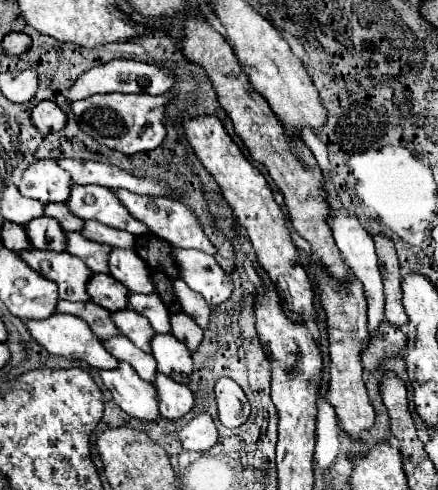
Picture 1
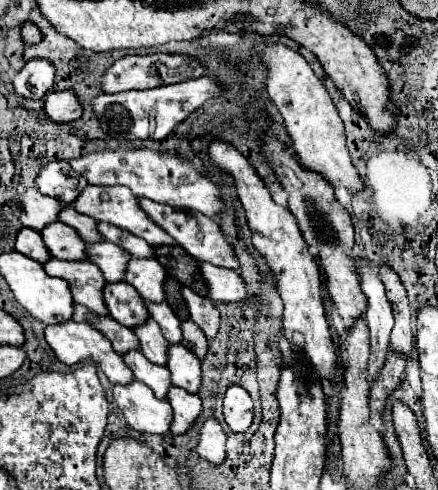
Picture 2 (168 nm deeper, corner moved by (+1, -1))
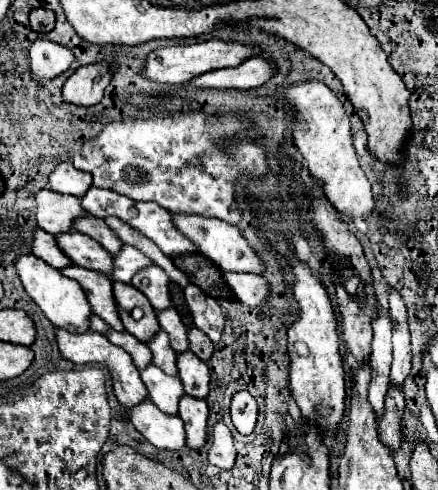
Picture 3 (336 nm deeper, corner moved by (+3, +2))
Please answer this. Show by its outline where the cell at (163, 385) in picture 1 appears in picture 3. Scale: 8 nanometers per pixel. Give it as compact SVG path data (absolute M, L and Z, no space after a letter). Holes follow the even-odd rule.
M184 395L180 399L178 417L184 421L186 429L186 445L198 449L206 441L206 419L208 419L208 405L204 399L192 399Z

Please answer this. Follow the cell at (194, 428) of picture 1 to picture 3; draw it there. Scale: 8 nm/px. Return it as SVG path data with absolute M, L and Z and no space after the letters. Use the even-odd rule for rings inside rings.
M218 421L212 431L212 445L208 451L208 463L220 467L220 469L232 469L236 459L236 449L232 445L232 433L230 429Z

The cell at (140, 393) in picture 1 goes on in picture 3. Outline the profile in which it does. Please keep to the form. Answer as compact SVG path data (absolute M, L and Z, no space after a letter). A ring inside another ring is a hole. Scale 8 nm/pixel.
M148 397L128 409L132 425L158 449L178 451L186 445L184 423L178 415L164 415Z

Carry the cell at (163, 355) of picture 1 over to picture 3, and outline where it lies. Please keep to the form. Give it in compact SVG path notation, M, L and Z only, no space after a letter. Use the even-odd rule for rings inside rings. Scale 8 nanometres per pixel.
M192 351L178 355L178 377L184 385L184 393L192 397L206 397L210 383L210 369Z

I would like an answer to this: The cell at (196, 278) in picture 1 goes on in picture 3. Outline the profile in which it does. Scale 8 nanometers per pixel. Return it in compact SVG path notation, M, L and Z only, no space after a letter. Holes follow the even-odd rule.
M222 273L226 285L234 291L238 301L256 307L262 305L268 295L268 283L262 275L254 273Z

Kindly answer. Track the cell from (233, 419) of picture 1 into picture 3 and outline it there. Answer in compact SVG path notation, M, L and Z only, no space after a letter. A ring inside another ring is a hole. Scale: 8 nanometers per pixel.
M248 391L234 393L232 395L232 403L230 403L230 415L232 415L234 427L242 435L250 435L254 425L256 425L256 417L258 417L256 399Z

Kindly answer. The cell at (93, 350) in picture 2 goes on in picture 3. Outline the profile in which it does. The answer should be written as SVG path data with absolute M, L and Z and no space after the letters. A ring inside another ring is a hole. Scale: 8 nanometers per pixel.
M56 329L56 341L58 341L58 349L60 349L62 357L68 359L68 361L72 361L72 363L76 363L76 365L84 365L84 363L100 363L100 365L106 365L108 371L110 371L110 377L112 377L112 389L116 393L116 399L126 409L138 405L146 397L148 391L146 391L146 387L144 387L144 383L140 379L140 373L138 373L136 365L132 363L130 355L124 349L108 343L108 339L104 335L100 335L98 331L70 333L66 329Z

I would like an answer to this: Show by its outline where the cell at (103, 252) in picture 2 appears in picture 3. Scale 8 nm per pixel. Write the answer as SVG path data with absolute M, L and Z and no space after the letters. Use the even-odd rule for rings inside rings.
M122 245L122 249L112 255L112 275L110 279L112 281L122 281L122 283L130 283L132 275L144 267L148 267L152 261L142 253L138 251L136 247L130 247L130 245Z

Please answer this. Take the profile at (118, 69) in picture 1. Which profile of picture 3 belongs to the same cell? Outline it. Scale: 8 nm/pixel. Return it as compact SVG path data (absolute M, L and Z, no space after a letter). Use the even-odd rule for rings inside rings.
M210 39L210 41L202 41L202 43L194 43L194 45L178 45L178 47L158 47L154 49L148 57L146 63L140 71L142 77L146 77L148 81L154 83L170 83L170 85L182 85L188 83L192 77L202 75L206 71L214 71L214 69L224 69L224 67L236 67L242 61L246 61L252 55L258 55L260 49L254 47L246 47L240 43L226 43L220 39Z

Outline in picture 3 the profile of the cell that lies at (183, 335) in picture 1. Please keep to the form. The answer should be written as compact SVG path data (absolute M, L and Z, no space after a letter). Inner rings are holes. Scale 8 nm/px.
M190 327L188 329L188 341L190 341L190 351L194 355L198 355L202 361L210 359L212 351L214 351L214 345L198 327Z

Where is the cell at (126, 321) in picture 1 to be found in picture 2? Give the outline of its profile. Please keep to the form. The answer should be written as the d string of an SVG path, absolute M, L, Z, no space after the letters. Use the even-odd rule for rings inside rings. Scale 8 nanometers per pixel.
M150 318L146 324L134 328L134 334L140 340L140 352L154 364L166 366L168 362L168 342L160 332L160 326Z

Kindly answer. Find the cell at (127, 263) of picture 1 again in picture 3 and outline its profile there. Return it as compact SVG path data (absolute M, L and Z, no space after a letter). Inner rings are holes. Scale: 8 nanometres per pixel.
M148 265L148 267L140 269L132 279L132 285L148 297L148 301L152 303L152 307L156 311L170 307L168 283L170 283L168 275L156 265Z

